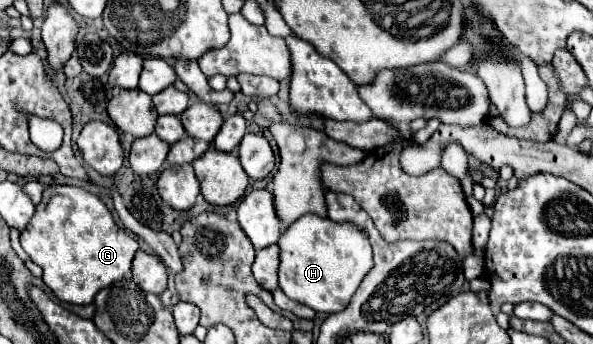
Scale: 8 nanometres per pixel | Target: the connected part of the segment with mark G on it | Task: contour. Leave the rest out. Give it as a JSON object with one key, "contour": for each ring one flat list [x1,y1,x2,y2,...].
{"contour":[[51,185,43,191,35,215,21,233,21,247,43,269,43,281,59,301,89,305,97,291,131,271,137,241,117,227,105,203,81,187]]}

